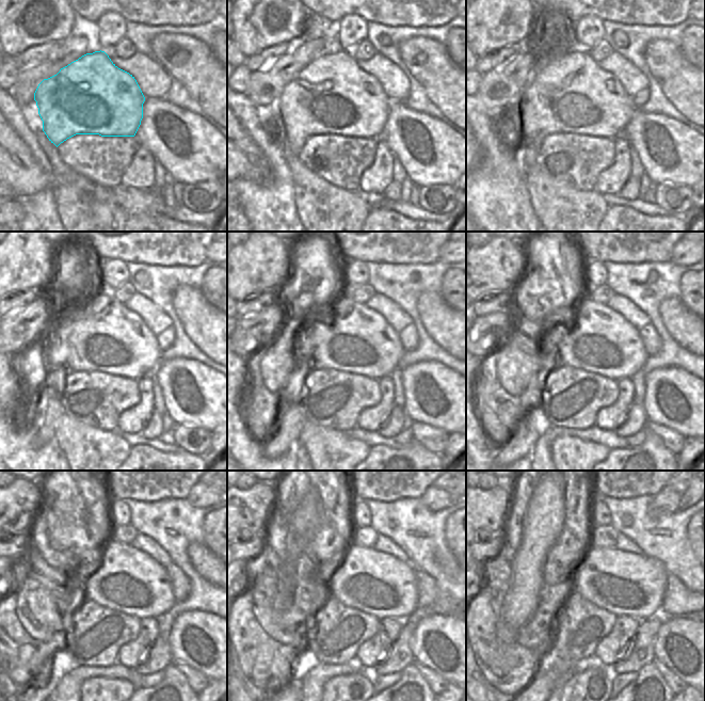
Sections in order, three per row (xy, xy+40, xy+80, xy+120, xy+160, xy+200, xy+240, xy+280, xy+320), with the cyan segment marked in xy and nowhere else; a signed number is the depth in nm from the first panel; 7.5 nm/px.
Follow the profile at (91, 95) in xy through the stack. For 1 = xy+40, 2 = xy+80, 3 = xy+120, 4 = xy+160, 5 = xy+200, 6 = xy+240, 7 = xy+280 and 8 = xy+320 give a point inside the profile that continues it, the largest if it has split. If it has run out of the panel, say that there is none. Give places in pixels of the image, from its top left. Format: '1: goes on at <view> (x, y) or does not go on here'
1: goes on at xy+40 (332, 95)
2: goes on at xy+80 (571, 93)
3: goes on at xy+120 (103, 335)
4: goes on at xy+160 (358, 339)
5: goes on at xy+200 (602, 341)
6: goes on at xy+240 (127, 579)
7: goes on at xy+280 (378, 584)
8: goes on at xy+320 (623, 583)

